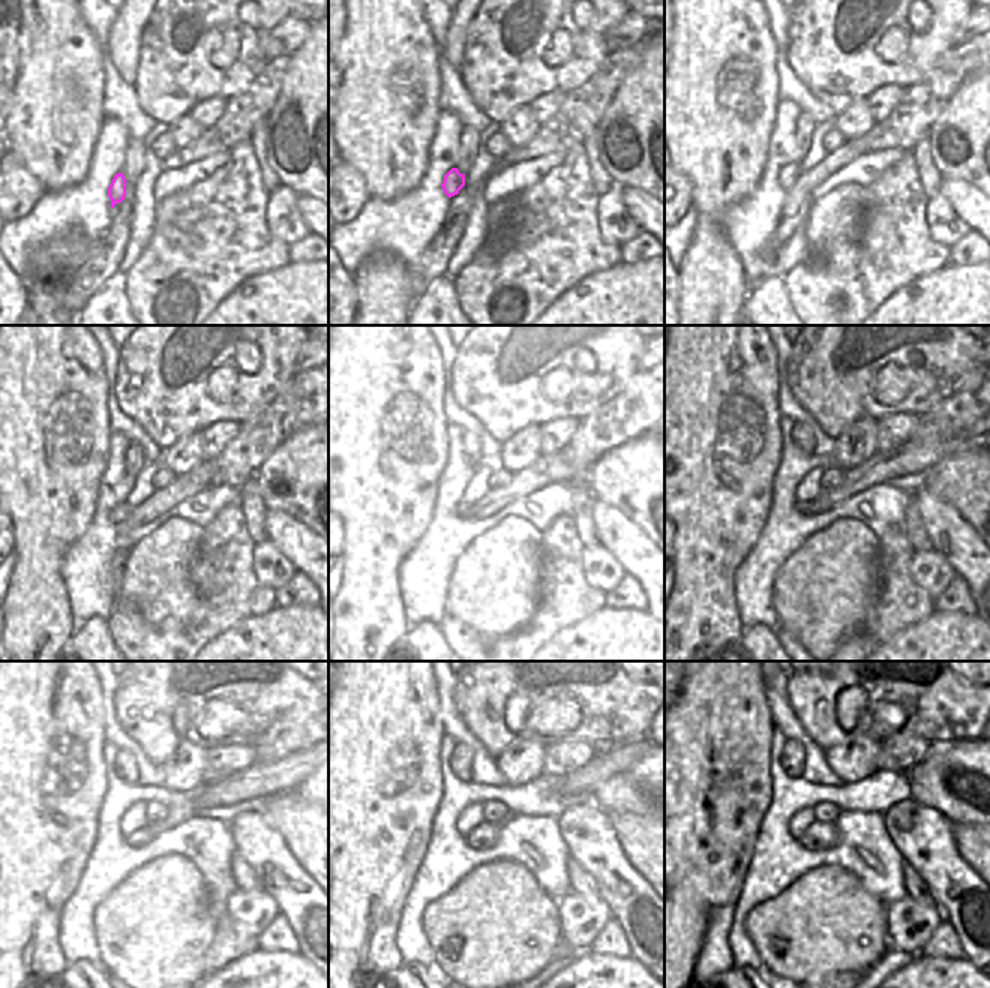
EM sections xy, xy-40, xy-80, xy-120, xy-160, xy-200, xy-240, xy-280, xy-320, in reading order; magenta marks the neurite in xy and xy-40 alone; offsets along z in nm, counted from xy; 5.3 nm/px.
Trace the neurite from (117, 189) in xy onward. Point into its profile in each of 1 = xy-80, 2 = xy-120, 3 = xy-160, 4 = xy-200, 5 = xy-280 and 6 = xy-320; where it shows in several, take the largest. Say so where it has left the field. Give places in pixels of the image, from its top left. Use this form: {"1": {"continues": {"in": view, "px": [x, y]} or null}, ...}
{"1": {"continues": {"in": "xy-80", "px": [789, 174]}}, "2": {"continues": {"in": "xy-120", "px": [122, 510]}}, "3": {"continues": {"in": "xy-160", "px": [462, 508]}}, "4": {"continues": {"in": "xy-200", "px": [800, 507]}}, "5": {"continues": {"in": "xy-280", "px": [485, 835]}}, "6": {"continues": {"in": "xy-320", "px": [821, 835]}}}

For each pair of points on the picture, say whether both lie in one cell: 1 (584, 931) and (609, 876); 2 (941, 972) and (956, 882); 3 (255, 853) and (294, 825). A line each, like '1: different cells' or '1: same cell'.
1: different cells
2: different cells
3: different cells

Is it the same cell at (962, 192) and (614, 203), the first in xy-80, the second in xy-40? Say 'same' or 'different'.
different

